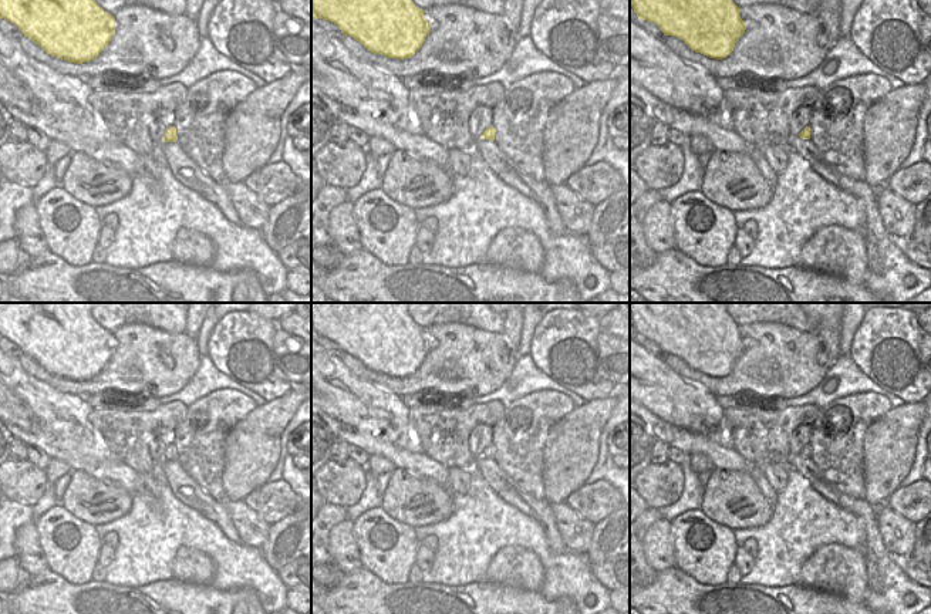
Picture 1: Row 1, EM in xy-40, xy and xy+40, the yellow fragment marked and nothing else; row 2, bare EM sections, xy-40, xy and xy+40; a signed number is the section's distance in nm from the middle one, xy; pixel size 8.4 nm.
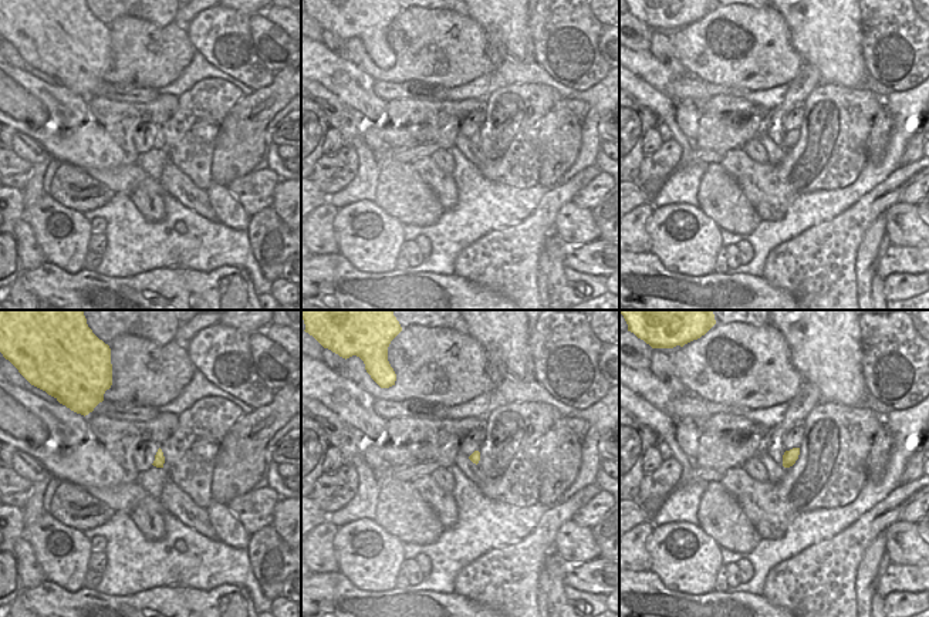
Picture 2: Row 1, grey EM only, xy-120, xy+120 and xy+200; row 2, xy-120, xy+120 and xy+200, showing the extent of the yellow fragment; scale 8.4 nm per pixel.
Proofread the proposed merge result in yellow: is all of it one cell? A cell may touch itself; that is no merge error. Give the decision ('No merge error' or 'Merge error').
No merge error

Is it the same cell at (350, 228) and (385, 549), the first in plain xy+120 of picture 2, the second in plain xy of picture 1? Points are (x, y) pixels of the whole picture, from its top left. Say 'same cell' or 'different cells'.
same cell

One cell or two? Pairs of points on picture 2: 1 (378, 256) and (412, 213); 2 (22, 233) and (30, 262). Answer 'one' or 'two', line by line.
1: two
2: one

